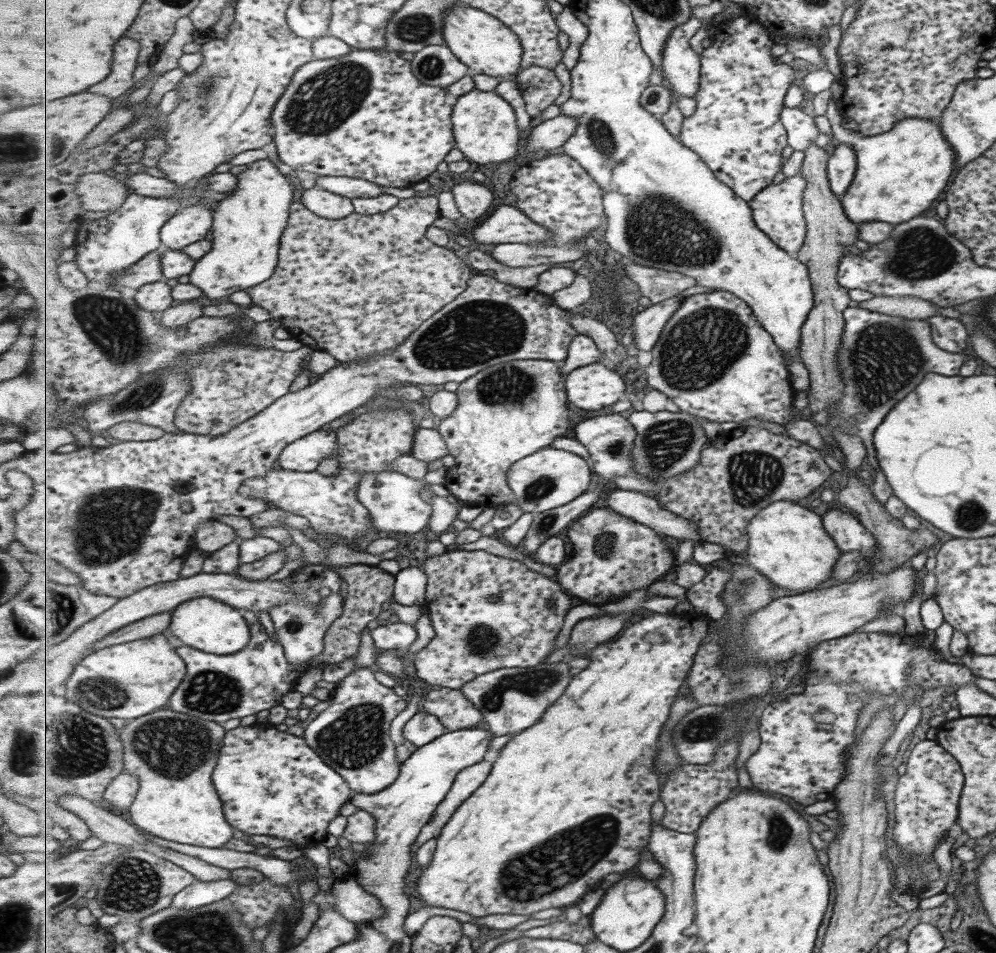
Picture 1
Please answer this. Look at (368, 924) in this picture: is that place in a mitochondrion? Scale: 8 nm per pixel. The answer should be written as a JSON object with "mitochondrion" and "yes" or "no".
{"mitochondrion":"no"}

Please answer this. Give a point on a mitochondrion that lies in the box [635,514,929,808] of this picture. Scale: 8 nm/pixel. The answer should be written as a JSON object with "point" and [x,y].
{"point":[708,727]}

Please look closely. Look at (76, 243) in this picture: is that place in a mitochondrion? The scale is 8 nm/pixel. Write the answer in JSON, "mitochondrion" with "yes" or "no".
{"mitochondrion":"no"}

